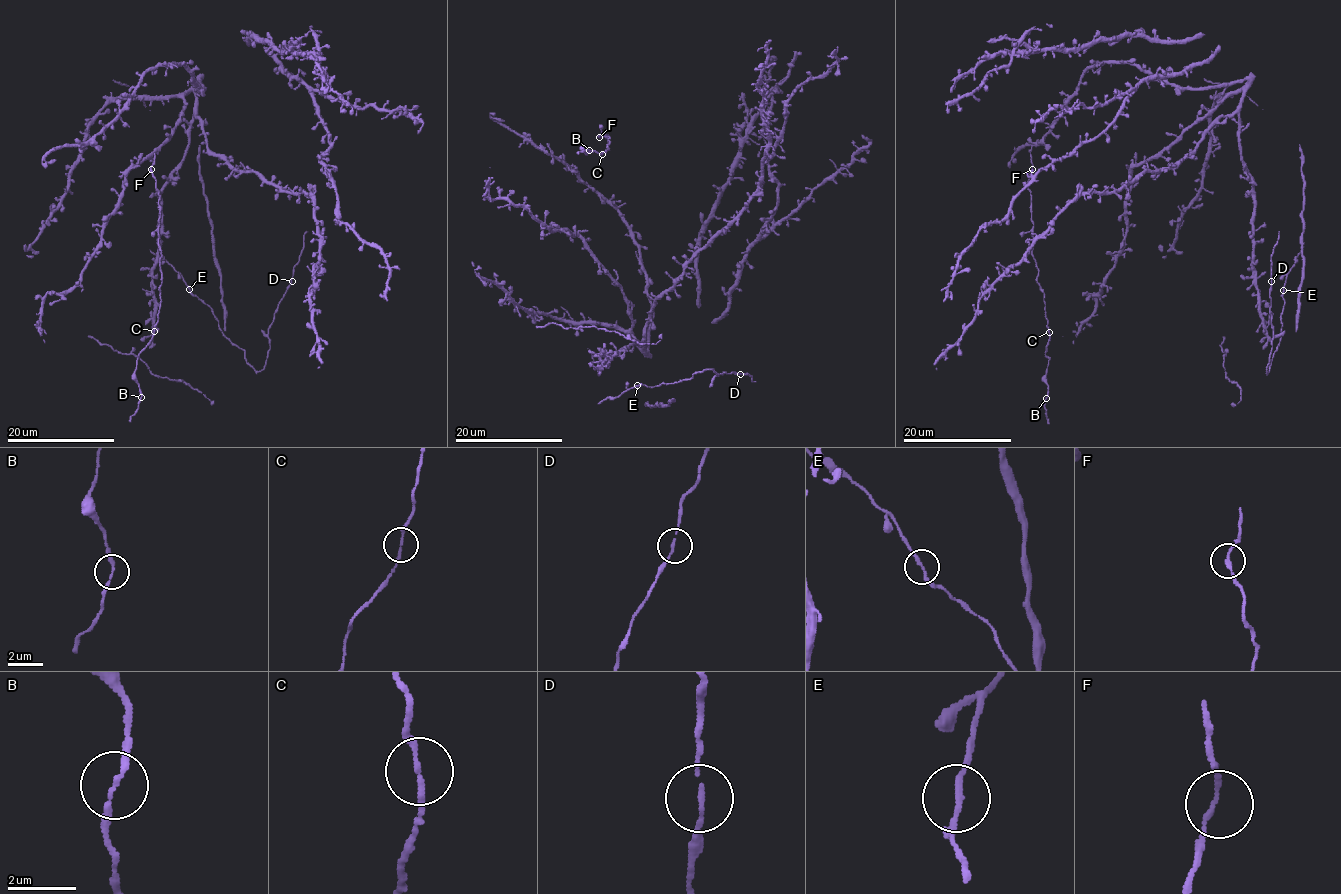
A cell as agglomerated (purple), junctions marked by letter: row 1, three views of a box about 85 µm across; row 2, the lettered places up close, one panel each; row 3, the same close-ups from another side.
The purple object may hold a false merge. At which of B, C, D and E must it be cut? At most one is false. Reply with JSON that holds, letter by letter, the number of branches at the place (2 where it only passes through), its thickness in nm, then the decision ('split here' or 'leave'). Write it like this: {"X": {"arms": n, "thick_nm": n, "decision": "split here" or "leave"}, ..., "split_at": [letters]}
{"B": {"arms": 2, "thick_nm": 160, "decision": "leave"}, "C": {"arms": 2, "thick_nm": 150, "decision": "leave"}, "D": {"arms": 2, "thick_nm": 130, "decision": "leave"}, "E": {"arms": 2, "thick_nm": 170, "decision": "leave"}, "split_at": []}

